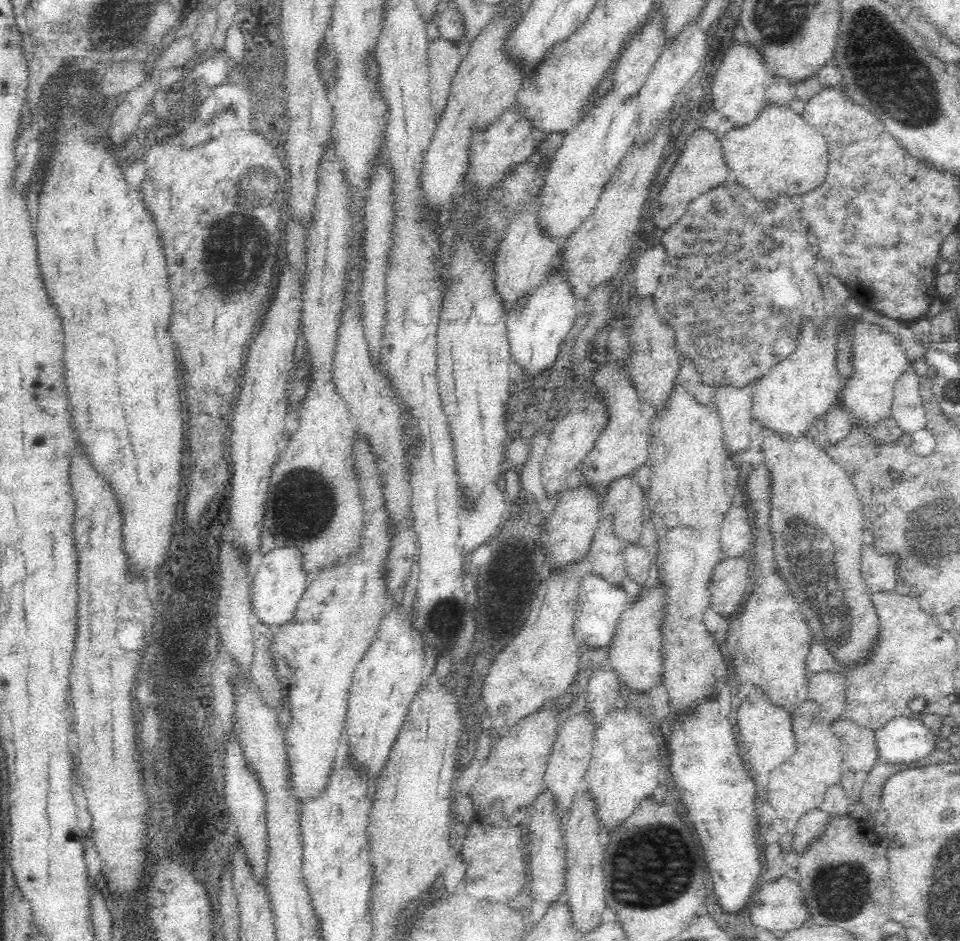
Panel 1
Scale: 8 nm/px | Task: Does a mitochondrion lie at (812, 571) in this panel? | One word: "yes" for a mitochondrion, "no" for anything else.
yes

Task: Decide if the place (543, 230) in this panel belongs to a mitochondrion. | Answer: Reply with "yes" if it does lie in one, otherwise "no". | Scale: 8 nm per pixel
no

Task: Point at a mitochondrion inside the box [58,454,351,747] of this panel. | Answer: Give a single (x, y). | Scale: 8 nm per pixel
(304, 510)

